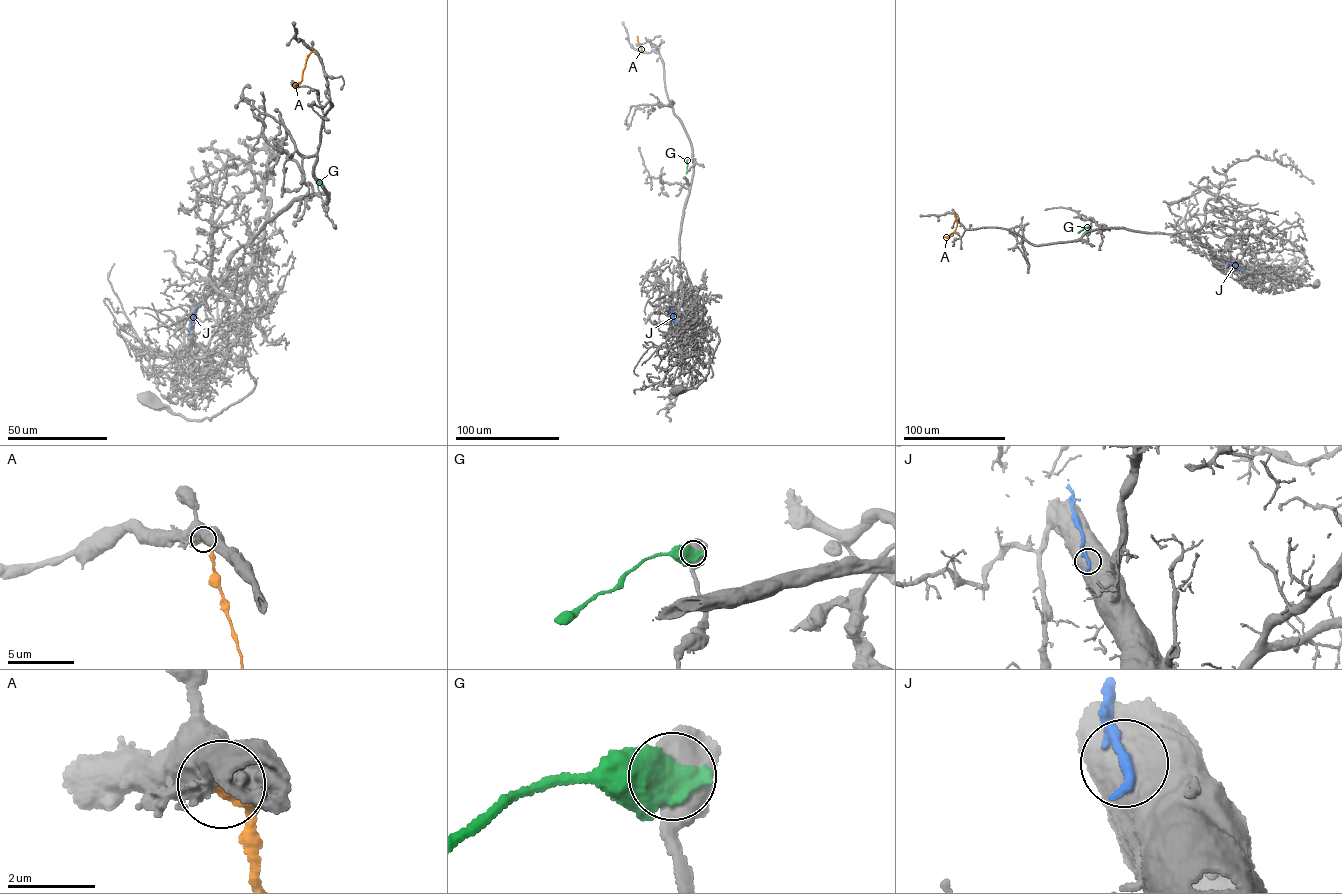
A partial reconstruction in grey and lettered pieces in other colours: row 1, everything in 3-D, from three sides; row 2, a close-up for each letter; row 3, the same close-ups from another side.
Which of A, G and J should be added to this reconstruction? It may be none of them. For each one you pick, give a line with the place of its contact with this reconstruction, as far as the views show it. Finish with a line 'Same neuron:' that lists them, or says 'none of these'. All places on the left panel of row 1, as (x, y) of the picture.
Same neuron: none of these

